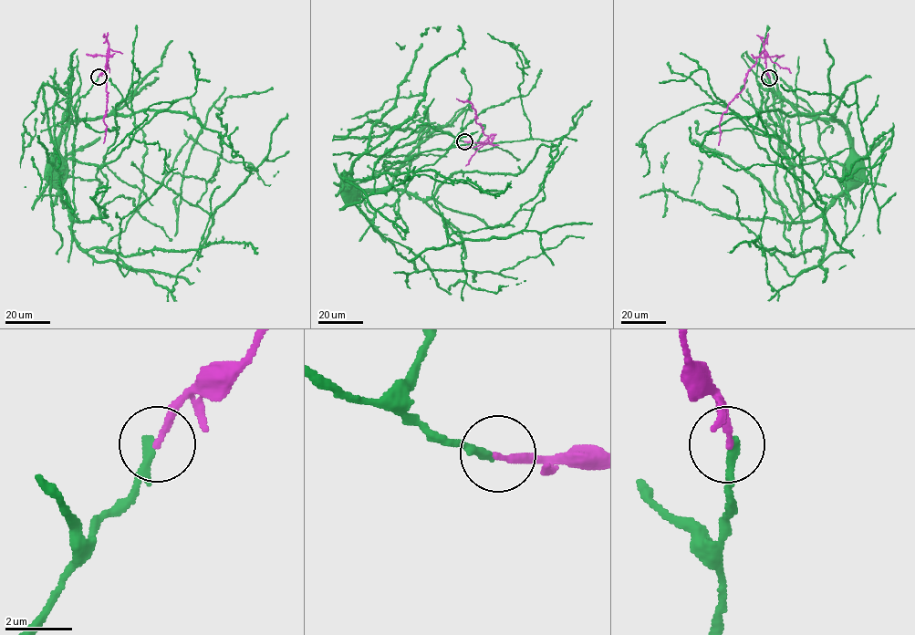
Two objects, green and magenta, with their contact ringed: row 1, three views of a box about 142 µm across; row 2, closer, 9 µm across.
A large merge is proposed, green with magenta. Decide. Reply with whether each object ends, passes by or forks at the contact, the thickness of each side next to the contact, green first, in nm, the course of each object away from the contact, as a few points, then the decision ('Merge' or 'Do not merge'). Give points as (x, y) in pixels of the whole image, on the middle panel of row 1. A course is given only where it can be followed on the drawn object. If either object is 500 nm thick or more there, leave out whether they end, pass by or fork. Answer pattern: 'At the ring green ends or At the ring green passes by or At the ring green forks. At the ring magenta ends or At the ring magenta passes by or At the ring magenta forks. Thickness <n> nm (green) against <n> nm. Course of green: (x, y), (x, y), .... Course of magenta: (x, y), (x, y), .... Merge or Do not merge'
At the ring green ends. At the ring magenta ends. Thickness 260 nm (green) against 200 nm. Course of green: (464, 141), (435, 126), (418, 138), (426, 126), (427, 138), (392, 182), (382, 189), (351, 184), (344, 188). Course of magenta: (464, 141), (482, 142), (487, 136), (480, 124), (476, 123), (473, 104), (456, 98). Do not merge

